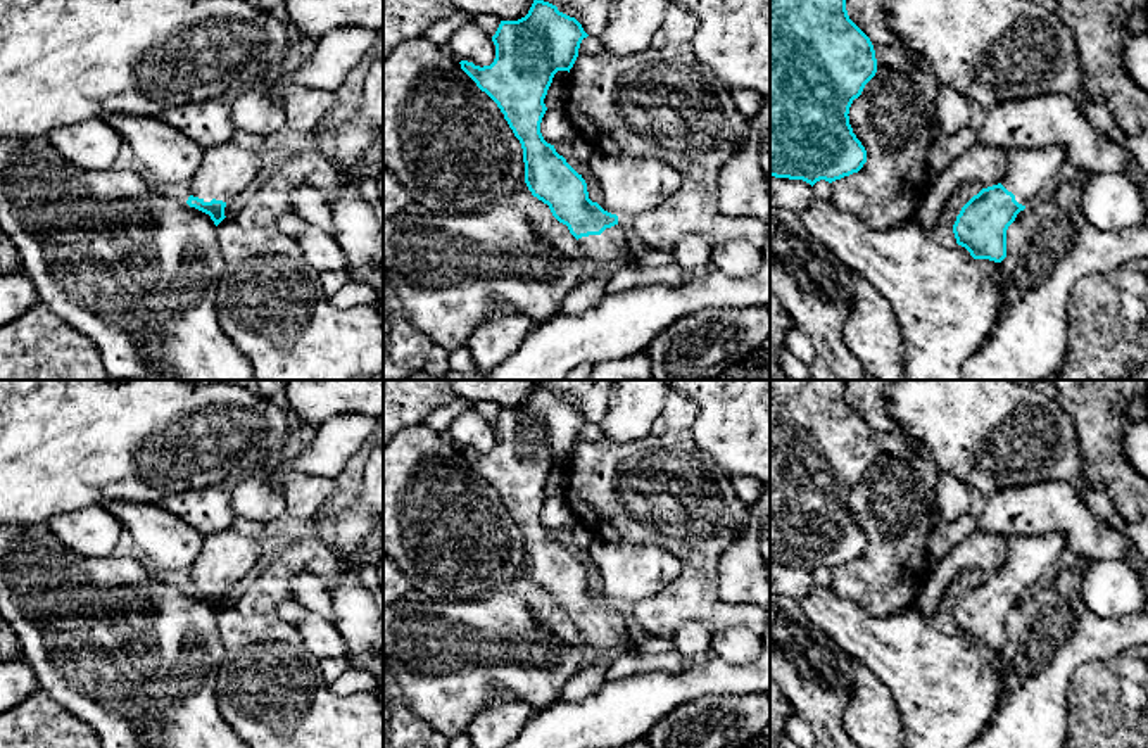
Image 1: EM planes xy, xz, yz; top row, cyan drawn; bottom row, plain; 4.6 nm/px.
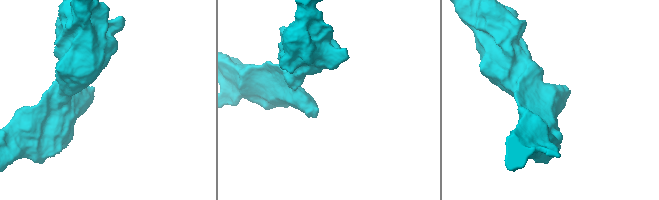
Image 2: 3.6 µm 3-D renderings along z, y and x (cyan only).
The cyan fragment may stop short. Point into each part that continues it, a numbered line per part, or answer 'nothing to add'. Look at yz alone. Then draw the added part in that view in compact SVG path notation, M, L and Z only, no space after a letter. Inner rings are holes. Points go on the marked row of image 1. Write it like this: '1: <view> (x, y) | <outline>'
1: yz (1029, 171) | M1062 145L1010 150L1001 185L1015 195L1019 204L1027 207L1050 188L1067 161L1067 150Z

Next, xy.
1: xy (225, 171) | M231 140L204 150L197 173L192 178L193 197L211 202L228 202L245 193L261 171L257 150L245 150Z

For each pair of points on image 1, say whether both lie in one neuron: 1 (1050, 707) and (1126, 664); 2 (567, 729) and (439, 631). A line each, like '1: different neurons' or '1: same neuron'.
1: different neurons
2: different neurons

